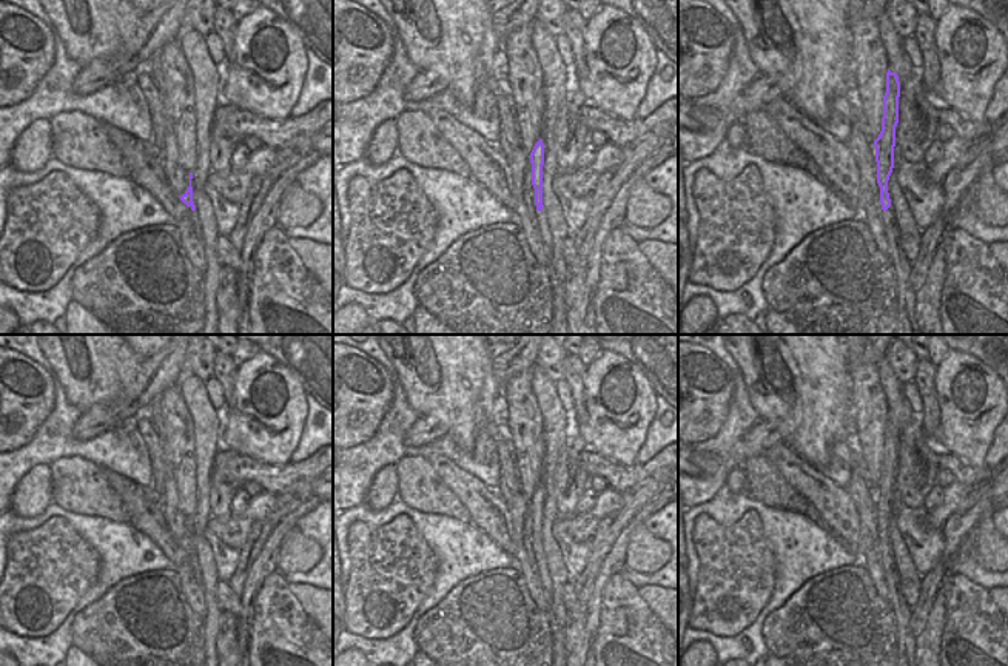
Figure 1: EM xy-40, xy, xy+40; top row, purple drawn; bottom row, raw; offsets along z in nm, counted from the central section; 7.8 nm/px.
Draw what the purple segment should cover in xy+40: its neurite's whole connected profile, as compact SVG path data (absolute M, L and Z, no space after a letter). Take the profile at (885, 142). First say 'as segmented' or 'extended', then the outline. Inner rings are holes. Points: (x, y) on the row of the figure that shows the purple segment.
as segmented; M886 72L886 92L883 96L882 131L874 140L877 162L877 183L880 187L882 210L891 207L888 180L894 168L895 126L899 123L900 82L897 72Z

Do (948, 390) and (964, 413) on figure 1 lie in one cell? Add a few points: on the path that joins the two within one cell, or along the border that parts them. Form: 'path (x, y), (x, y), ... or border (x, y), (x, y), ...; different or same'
path (954, 396), (960, 407); same

